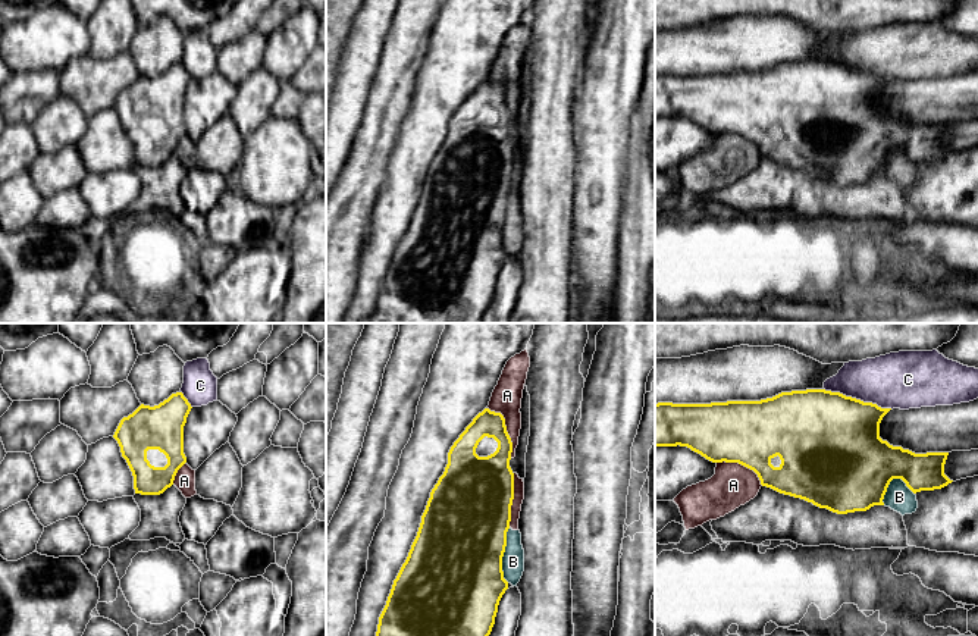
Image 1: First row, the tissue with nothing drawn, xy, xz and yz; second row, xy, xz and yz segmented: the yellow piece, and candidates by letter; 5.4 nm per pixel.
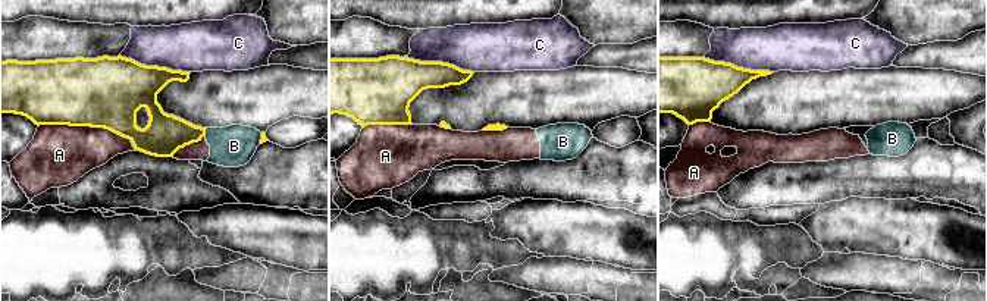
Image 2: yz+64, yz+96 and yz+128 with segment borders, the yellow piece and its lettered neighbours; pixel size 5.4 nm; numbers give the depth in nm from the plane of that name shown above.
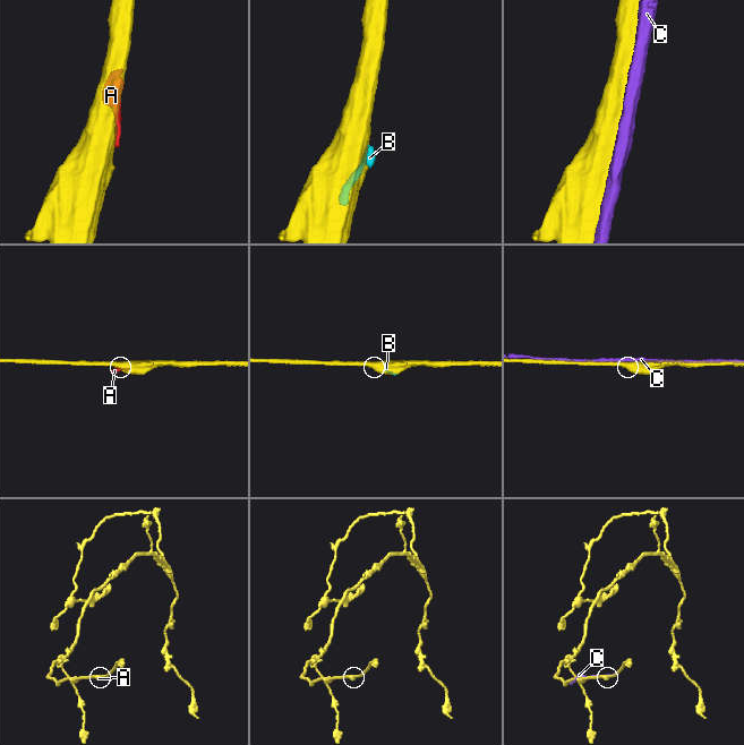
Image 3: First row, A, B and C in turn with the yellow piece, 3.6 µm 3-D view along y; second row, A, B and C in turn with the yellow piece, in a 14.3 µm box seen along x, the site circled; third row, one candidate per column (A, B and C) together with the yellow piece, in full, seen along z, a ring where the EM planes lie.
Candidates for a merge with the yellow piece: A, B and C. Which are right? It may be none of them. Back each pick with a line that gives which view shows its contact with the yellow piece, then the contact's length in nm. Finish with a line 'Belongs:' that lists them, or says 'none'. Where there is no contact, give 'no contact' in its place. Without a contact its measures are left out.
Belongs: none

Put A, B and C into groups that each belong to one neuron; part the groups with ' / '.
A B / C

